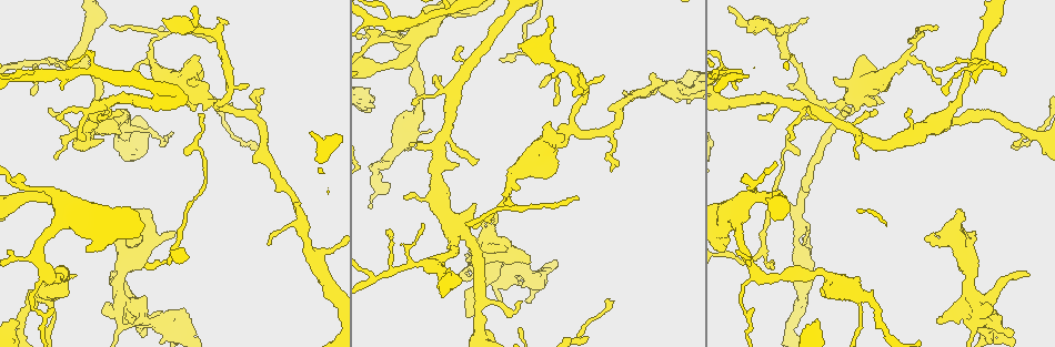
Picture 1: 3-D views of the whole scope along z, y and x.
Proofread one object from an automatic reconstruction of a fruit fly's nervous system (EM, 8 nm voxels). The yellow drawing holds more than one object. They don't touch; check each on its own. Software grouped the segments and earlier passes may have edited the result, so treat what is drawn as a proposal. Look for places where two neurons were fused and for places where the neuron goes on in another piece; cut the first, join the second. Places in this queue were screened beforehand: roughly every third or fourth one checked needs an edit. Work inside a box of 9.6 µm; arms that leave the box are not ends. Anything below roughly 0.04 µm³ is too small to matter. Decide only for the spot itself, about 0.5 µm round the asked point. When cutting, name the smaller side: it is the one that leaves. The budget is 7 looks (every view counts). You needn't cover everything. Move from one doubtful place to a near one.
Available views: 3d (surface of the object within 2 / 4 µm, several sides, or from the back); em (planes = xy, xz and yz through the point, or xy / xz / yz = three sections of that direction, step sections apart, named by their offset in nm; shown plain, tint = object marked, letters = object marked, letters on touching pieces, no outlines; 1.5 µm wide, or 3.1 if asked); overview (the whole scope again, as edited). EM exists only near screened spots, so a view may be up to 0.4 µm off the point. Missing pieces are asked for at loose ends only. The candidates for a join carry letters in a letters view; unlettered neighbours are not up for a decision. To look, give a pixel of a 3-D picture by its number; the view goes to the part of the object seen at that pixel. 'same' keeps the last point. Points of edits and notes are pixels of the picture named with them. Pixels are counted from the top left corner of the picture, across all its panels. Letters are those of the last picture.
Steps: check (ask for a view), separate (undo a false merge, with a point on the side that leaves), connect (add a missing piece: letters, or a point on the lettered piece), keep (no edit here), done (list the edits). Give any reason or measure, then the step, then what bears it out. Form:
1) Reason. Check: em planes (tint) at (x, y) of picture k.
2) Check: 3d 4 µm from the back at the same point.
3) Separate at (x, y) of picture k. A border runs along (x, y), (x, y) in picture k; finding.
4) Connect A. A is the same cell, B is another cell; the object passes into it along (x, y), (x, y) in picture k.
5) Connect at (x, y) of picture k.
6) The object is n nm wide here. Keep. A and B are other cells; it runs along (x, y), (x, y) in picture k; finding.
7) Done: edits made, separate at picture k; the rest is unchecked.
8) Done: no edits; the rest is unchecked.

Small branch off a trunk. Check: em planes (letters) at (840, 102) of picture 1.

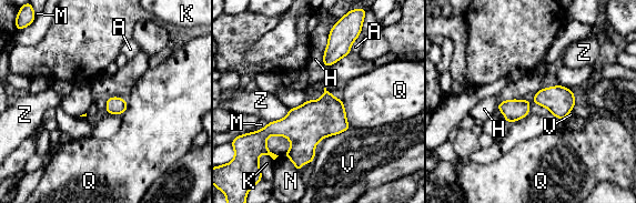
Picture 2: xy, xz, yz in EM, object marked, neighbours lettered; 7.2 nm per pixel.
Keep. A, H, K, M, N, Q, V and Z are other cells; a border runs along (289, 109), (284, 117), (268, 123) in picture 2; all the same neuron.

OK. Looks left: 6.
An open end. Check: em planes (tint) at (519, 46) of picture 1.

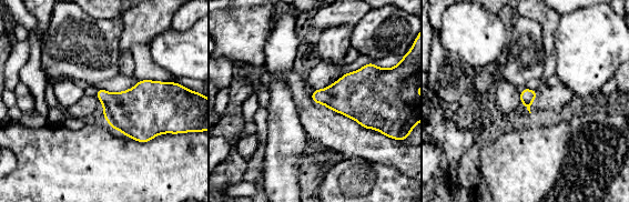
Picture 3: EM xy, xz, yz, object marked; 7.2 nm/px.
Check: em planes (letters) at the same point.

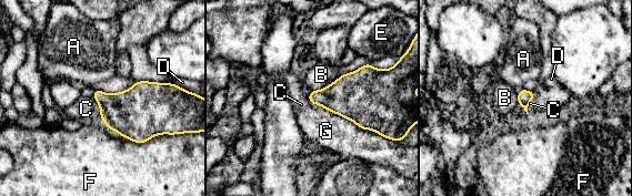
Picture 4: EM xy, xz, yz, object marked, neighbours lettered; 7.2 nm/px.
The longest contact is with G, 550 nm. Keep. A, B, C, D, E, F and G are other cells; a border runs along (92, 96), (98, 103), (100, 112) in picture 4; none of them fits.

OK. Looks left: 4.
Thin end. Check: em planes (letters) at (471, 314) of picture 1.

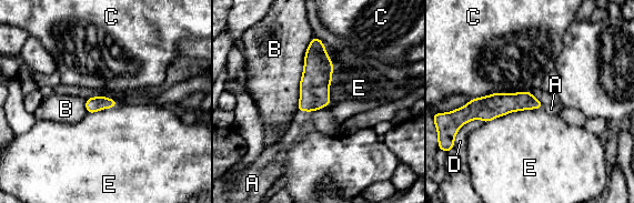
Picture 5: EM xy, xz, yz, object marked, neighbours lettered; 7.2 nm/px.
The object is 110 nm wide here. Connect A. A is the same cell, B, C, D and E are other cells; the object passes into it along (315, 81), (305, 110), (302, 123) in picture 5; it goes on there.

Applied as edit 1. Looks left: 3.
Done: edits made, connect at picture 5; the rest is unchecked.

